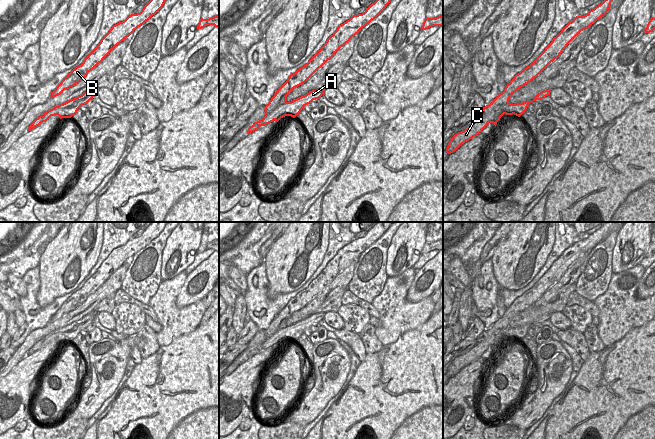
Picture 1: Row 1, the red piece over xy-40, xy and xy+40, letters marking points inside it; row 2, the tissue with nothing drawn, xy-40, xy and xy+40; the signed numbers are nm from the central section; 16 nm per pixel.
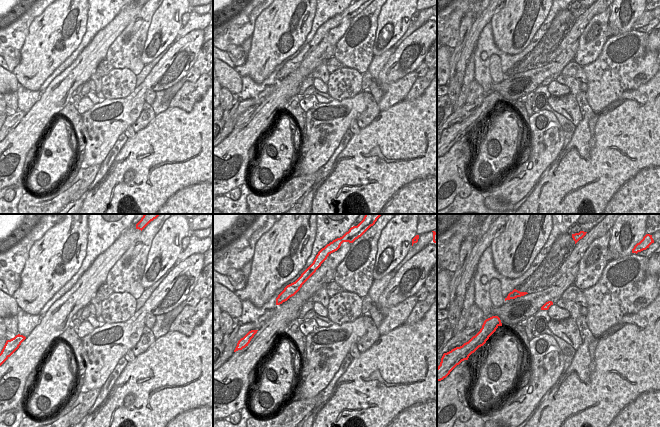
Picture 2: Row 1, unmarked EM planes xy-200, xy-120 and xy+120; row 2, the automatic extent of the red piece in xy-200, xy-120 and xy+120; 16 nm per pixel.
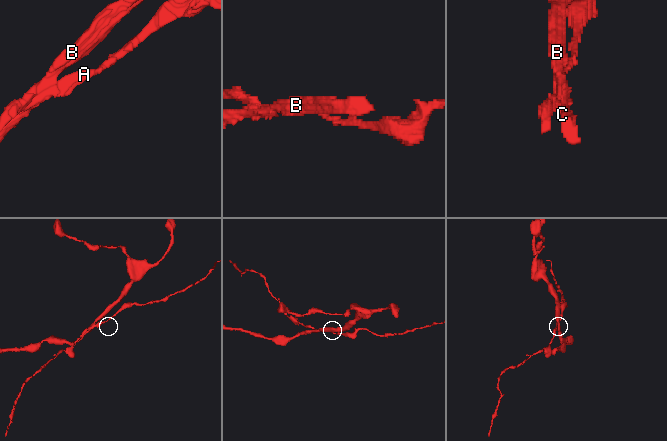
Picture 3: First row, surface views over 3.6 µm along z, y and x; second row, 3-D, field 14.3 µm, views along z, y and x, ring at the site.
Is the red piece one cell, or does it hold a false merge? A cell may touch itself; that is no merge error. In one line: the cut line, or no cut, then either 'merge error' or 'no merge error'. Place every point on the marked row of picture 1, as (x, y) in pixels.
xy+40 (510, 103), (503, 106), (489, 122) | merge error

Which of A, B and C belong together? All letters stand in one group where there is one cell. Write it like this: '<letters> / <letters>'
A / B C

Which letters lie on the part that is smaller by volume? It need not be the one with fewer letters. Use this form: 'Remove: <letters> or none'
Remove: A

